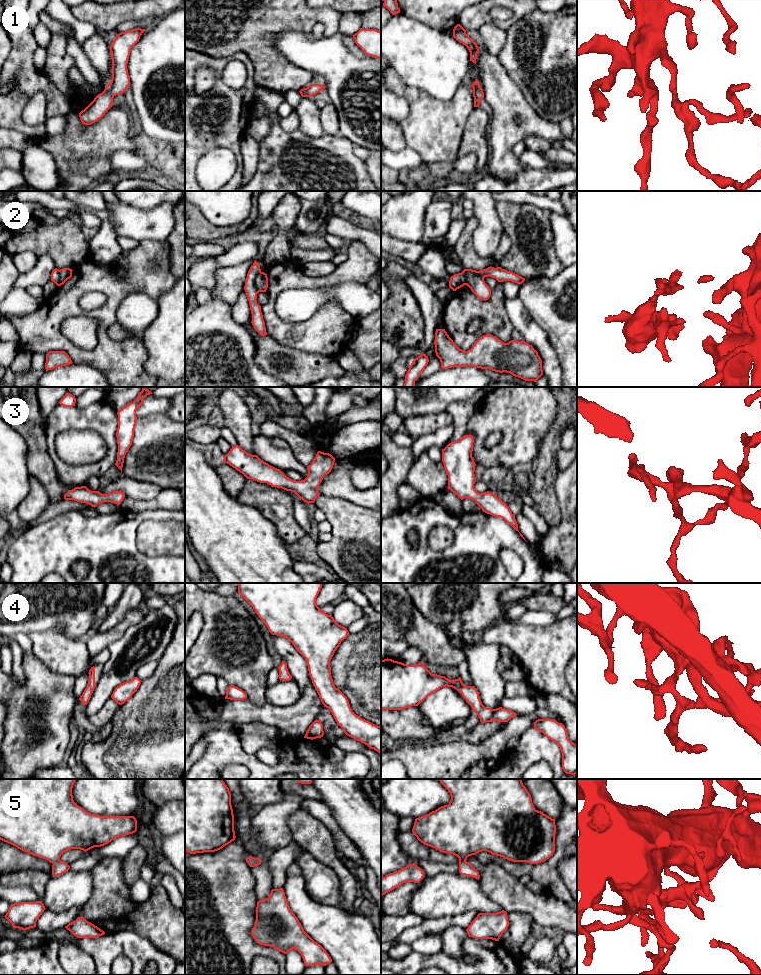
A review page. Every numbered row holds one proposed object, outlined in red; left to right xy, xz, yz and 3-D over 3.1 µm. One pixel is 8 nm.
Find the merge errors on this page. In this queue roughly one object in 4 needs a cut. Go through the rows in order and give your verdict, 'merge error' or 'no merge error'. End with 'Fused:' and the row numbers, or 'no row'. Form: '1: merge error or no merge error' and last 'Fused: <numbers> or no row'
1: no merge error
2: merge error
3: no merge error
4: no merge error
5: no merge error
Fused: 2

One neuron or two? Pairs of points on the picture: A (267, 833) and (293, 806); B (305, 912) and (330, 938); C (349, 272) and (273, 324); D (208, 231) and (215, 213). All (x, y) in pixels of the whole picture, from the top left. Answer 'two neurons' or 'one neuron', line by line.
A: one neuron
B: one neuron
C: one neuron
D: two neurons

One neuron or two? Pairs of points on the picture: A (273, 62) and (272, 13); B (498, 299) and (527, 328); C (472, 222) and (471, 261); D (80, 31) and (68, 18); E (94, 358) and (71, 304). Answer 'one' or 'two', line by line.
A: one
B: two
C: one
D: one
E: one

